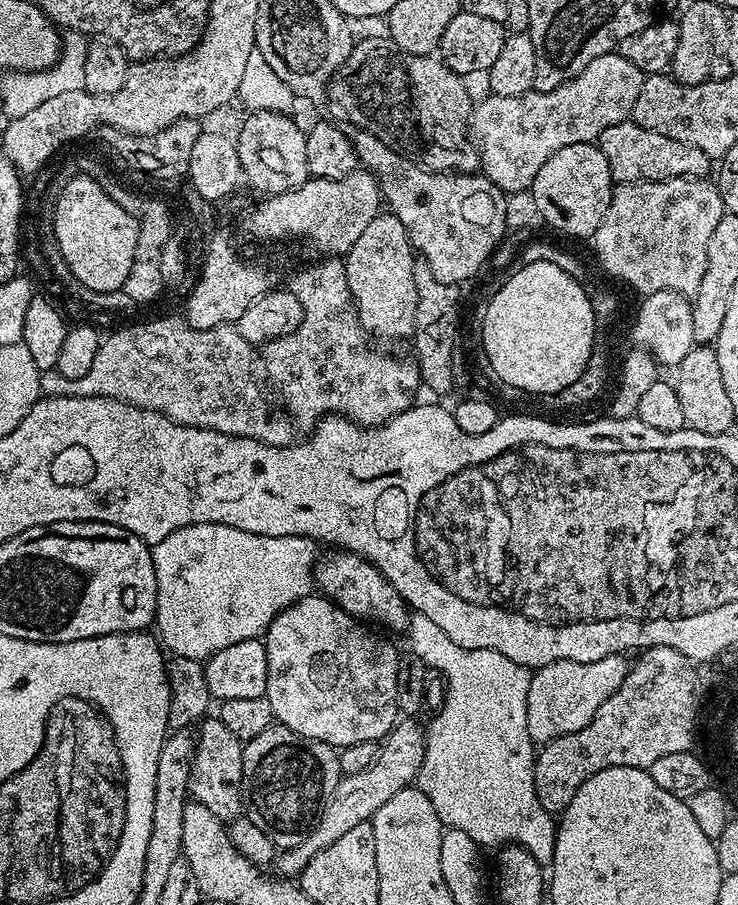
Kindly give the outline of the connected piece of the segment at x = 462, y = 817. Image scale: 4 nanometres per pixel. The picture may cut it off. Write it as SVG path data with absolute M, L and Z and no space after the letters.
M419 614L411 617L406 629L407 636L408 644L412 647L409 648L411 655L422 658L422 662L428 668L442 670L442 674L448 683L446 702L442 706L442 710L431 717L432 725L427 725L426 728L424 757L422 758L422 766L418 770L414 781L415 787L419 788L422 794L426 794L426 798L430 798L430 806L434 806L440 823L444 825L445 829L453 828L454 830L462 830L462 834L470 834L470 838L474 838L474 842L481 846L487 846L487 844L496 844L495 846L521 844L523 848L530 850L530 854L534 854L534 858L542 866L551 865L554 858L557 821L554 819L553 813L545 810L542 802L538 800L538 794L534 786L538 748L530 738L530 730L526 724L526 694L532 681L529 669L523 668L518 662L510 662L510 658L506 658L506 654L498 654L489 648L463 648L462 646L458 646L458 642L454 642L450 638L450 634L446 634L446 630L441 630L435 622L430 622L430 618Z

